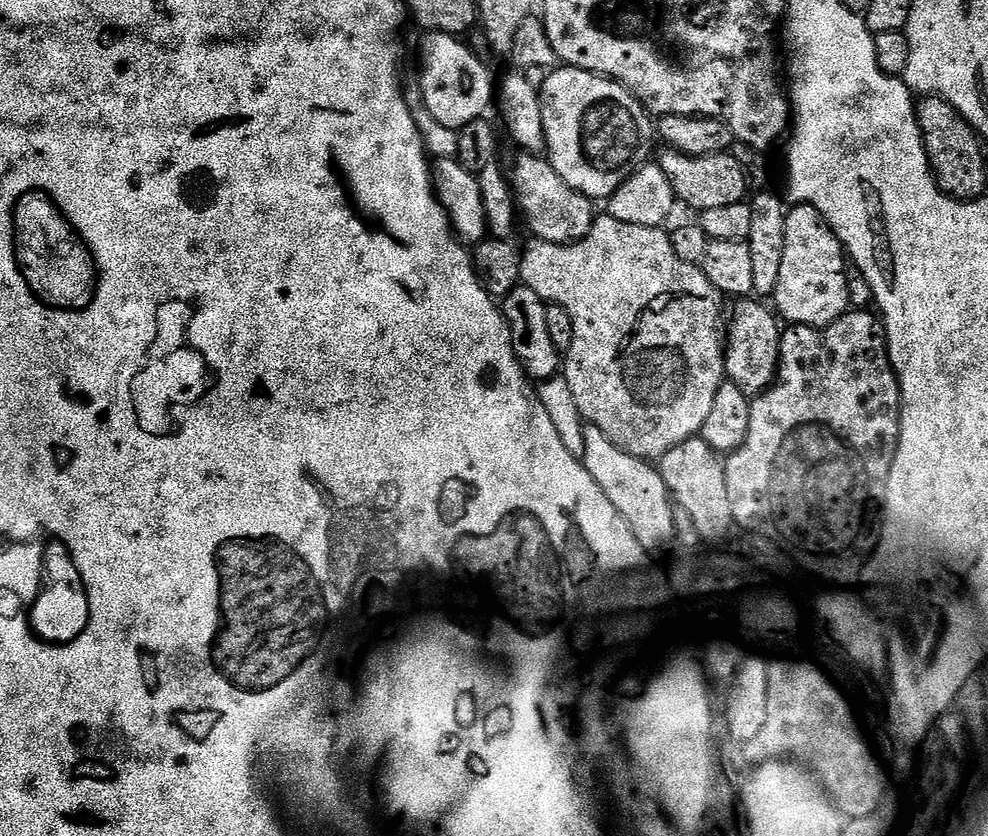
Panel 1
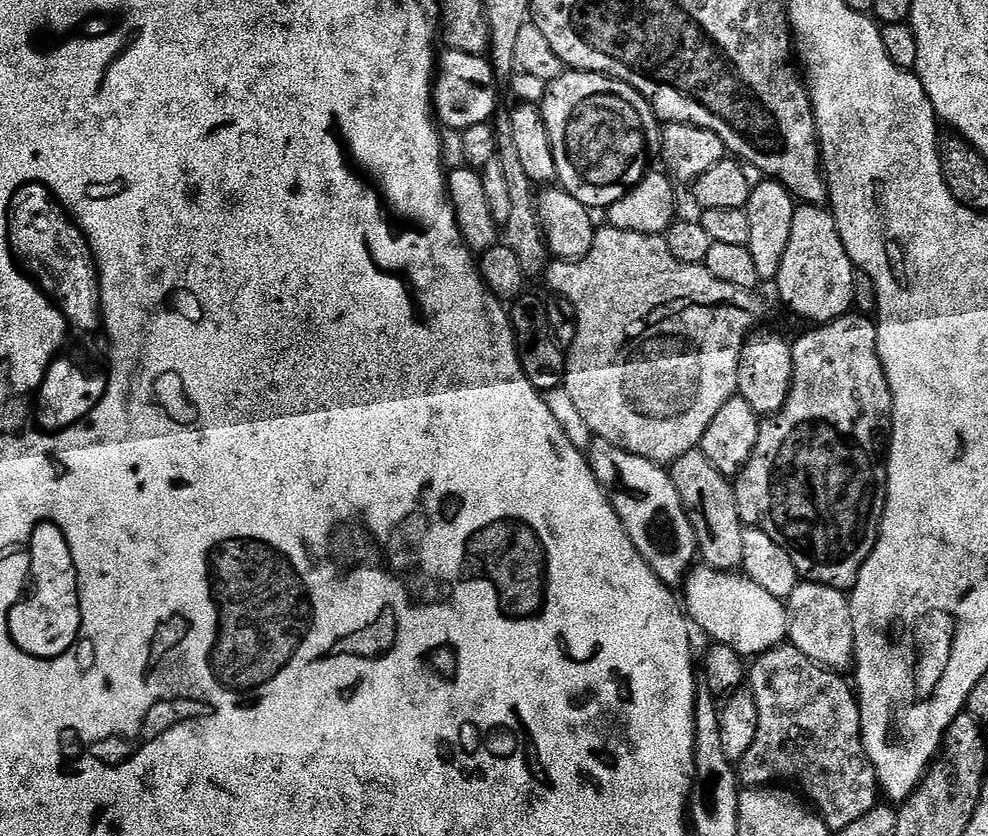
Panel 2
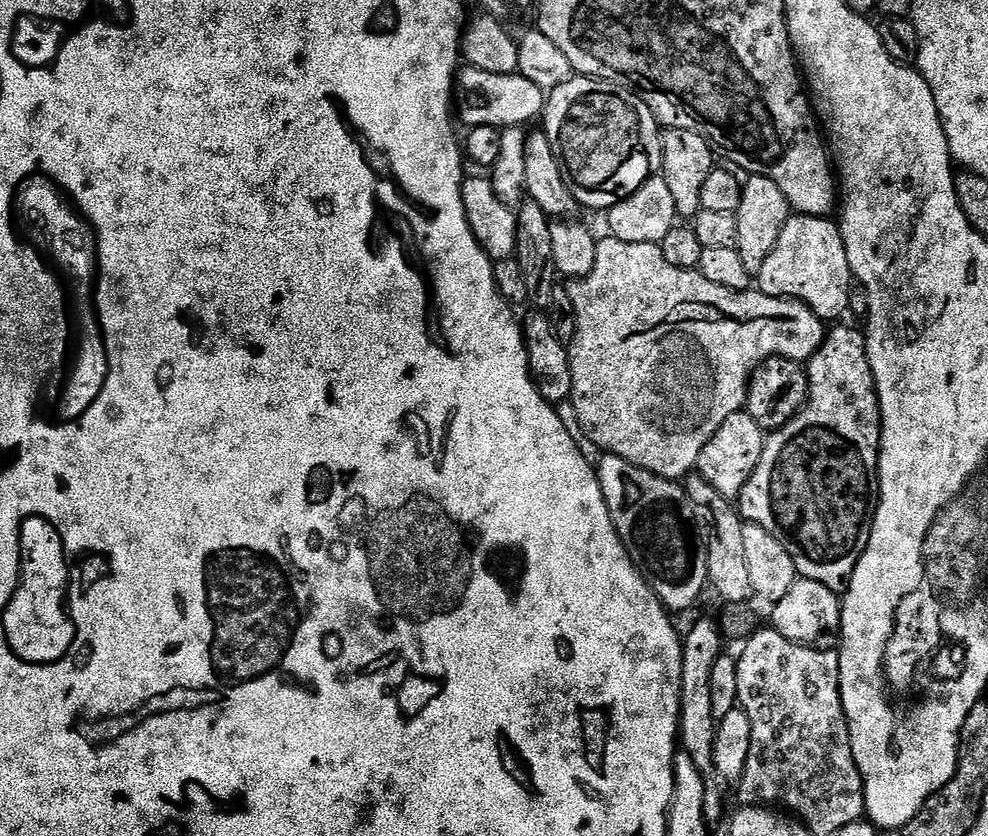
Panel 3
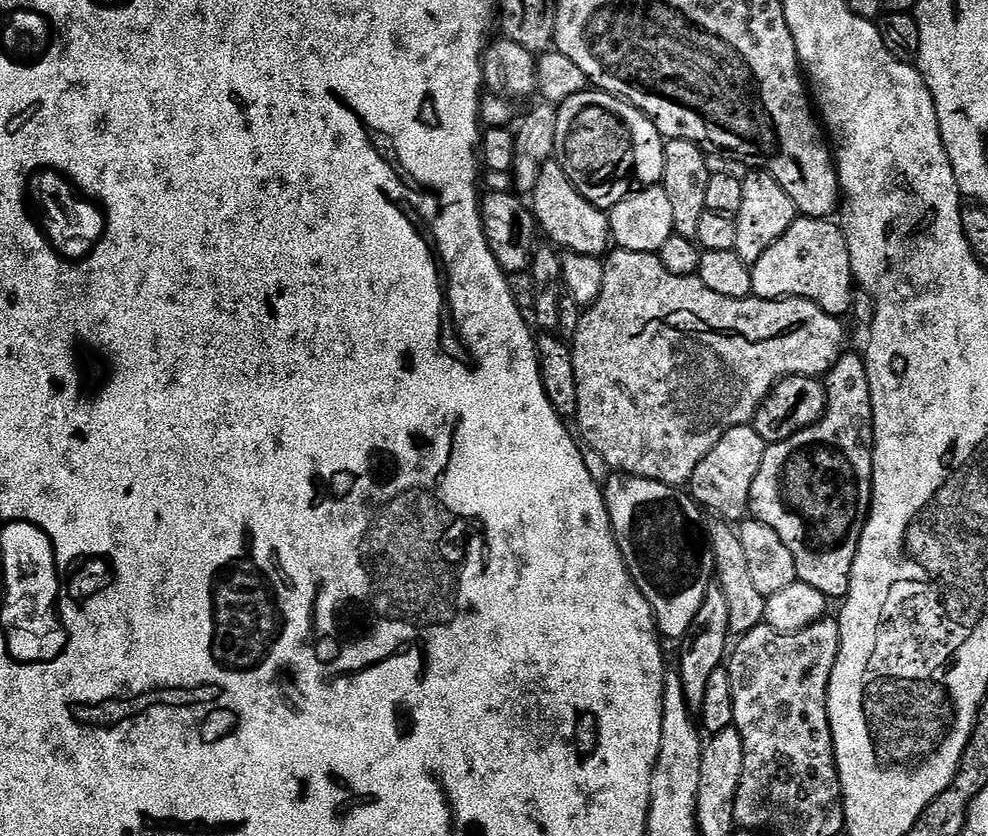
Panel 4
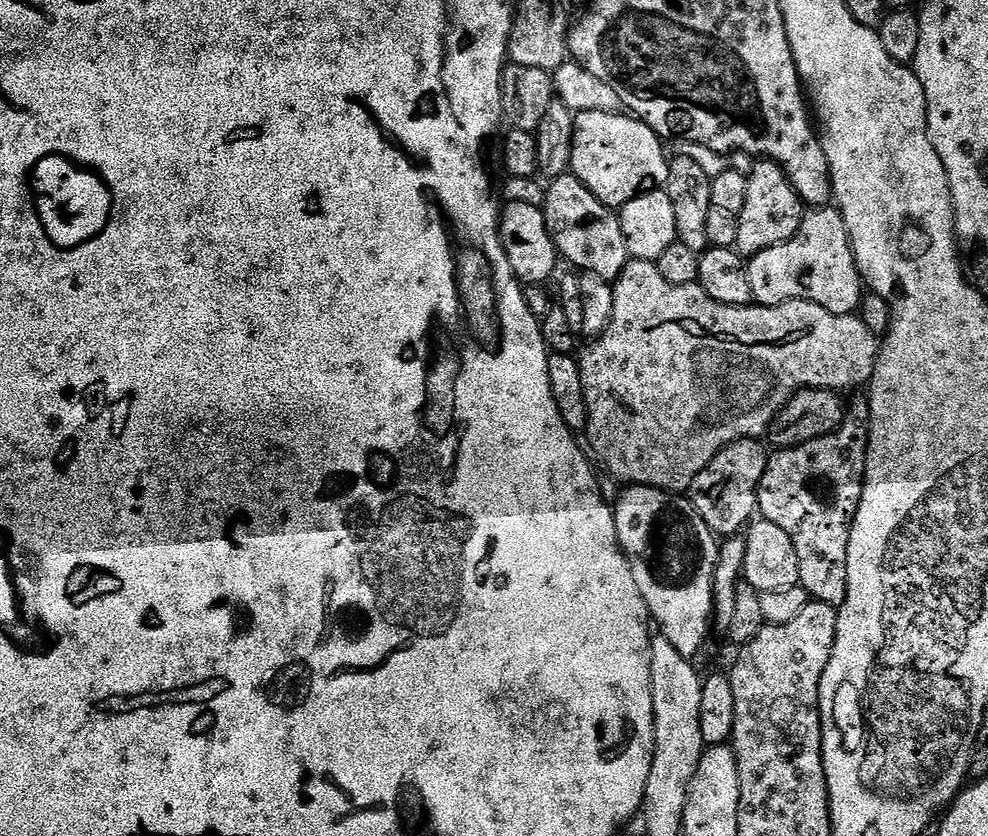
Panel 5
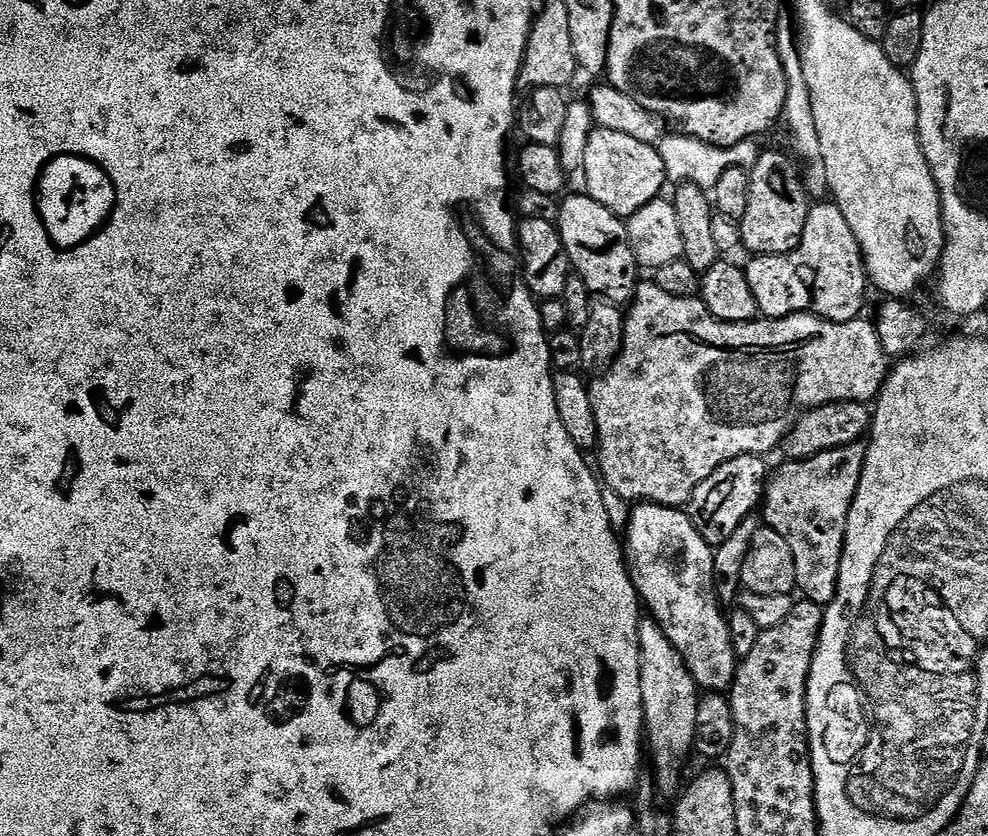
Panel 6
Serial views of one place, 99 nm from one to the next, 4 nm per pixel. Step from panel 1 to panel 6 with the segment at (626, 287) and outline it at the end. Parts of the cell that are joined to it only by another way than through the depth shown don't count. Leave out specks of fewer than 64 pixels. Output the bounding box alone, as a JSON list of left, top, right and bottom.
[591,282,890,508]

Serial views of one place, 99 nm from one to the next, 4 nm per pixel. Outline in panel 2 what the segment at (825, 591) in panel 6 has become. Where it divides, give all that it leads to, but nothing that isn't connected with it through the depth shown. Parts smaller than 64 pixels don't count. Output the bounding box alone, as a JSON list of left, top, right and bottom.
[734,314,892,590]

